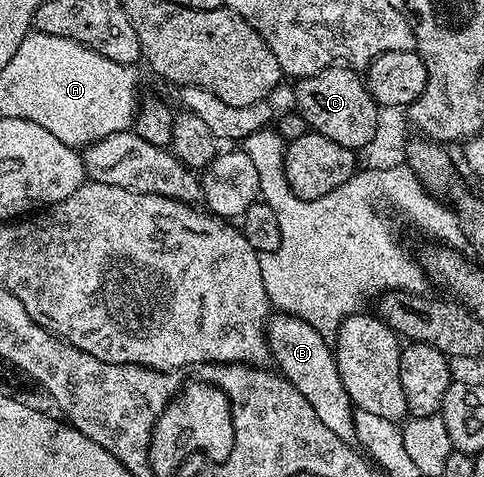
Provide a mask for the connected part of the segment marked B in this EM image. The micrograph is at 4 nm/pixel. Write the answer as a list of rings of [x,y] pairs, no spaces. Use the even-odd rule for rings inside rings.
[[[277,312],[269,320],[266,332],[270,355],[274,361],[276,359],[279,372],[304,396],[306,403],[314,407],[314,415],[322,419],[326,431],[334,431],[334,435],[343,441],[355,442],[356,409],[342,383],[342,375],[338,375],[336,354],[329,338],[302,319],[282,312]]]

